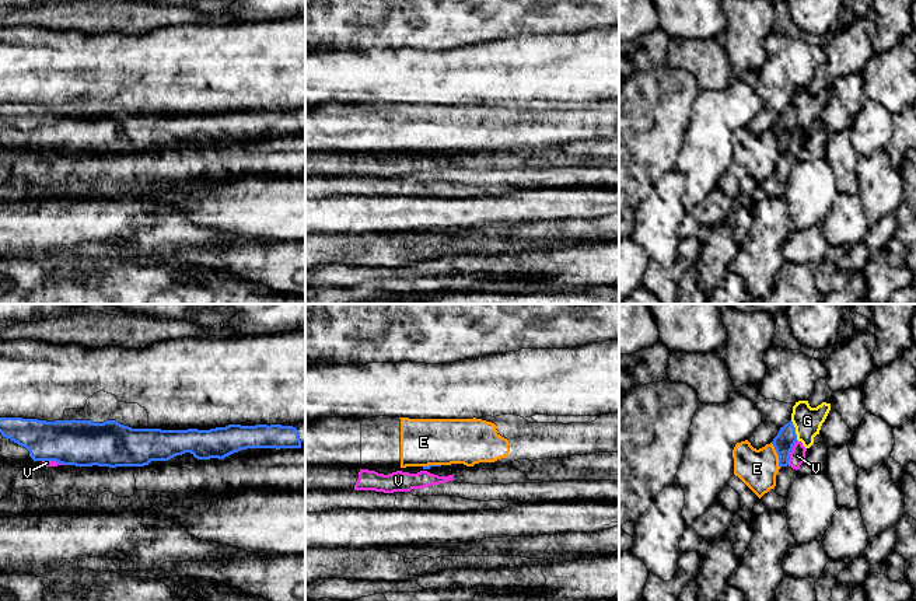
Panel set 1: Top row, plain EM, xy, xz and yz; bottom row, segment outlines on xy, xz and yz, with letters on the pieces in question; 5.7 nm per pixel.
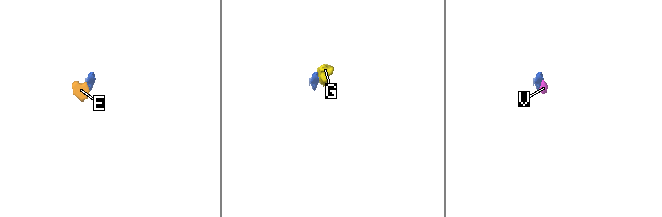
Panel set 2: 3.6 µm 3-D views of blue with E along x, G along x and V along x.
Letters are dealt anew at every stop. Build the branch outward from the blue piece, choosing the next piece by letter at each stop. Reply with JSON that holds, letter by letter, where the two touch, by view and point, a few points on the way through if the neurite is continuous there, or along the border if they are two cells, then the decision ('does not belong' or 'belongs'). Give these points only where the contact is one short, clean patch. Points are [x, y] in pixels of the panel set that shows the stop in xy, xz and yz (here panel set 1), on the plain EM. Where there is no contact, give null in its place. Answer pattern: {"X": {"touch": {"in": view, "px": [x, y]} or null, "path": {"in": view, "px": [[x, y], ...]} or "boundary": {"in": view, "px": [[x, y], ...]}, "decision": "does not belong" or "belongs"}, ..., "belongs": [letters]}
{"E": {"touch": {"in": "yz", "px": [778, 140]}, "decision": "does not belong"}, "G": {"touch": {"in": "yz", "px": [794, 116]}, "decision": "does not belong"}, "V": {"touch": {"in": "yz", "px": [790, 137]}, "decision": "does not belong"}, "belongs": []}

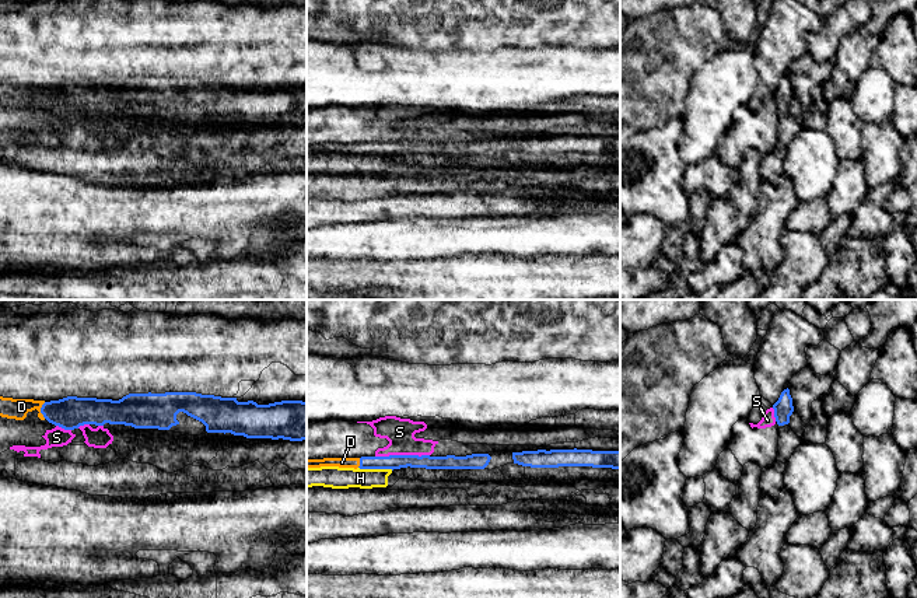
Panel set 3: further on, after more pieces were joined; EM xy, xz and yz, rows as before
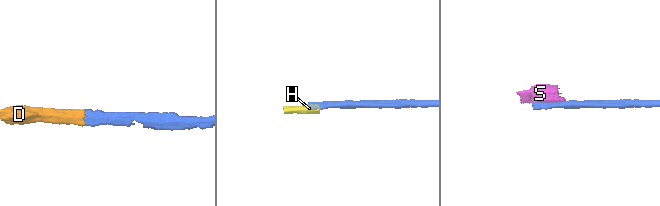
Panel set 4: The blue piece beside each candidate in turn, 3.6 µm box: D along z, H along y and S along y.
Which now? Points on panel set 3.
{"D": {"touch": {"in": "xy", "px": [41, 97]}, "path": {"in": "xy", "px": [[72, 98], [41, 97], [10, 94]]}, "decision": "belongs"}, "H": {"touch": {"in": "xz", "px": [375, 154]}, "boundary": {"in": "xz", "px": [[359, 153], [392, 156]]}, "decision": "does not belong"}, "S": {"touch": {"in": "xz", "px": [402, 142]}, "boundary": {"in": "xz", "px": [[429, 140], [375, 143]]}, "decision": "does not belong"}, "belongs": ["D"]}

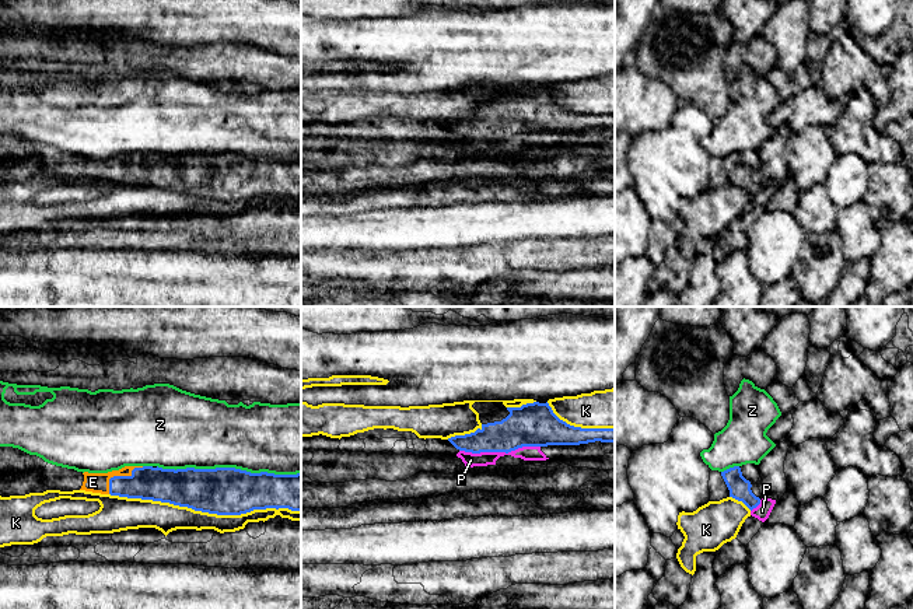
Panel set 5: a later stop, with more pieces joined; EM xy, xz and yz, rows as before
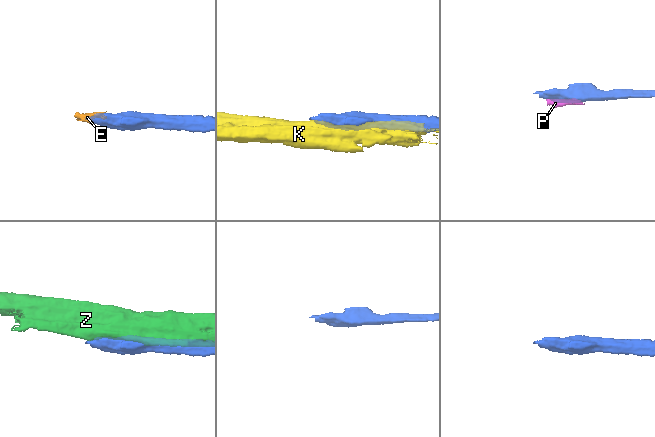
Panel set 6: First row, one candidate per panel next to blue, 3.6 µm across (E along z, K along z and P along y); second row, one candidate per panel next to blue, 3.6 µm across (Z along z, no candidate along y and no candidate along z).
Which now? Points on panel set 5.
{"E": {"touch": {"in": "xy", "px": [119, 163]}, "decision": "belongs"}, "K": {"touch": {"in": "xy", "px": [205, 198]}, "decision": "does not belong"}, "P": {"touch": {"in": "xz", "px": [499, 137]}, "boundary": {"in": "xz", "px": [[539, 132], [523, 132], [507, 139], [460, 137]]}, "decision": "does not belong"}, "Z": {"touch": {"in": "xy", "px": [228, 154]}, "decision": "does not belong"}, "belongs": ["E"]}

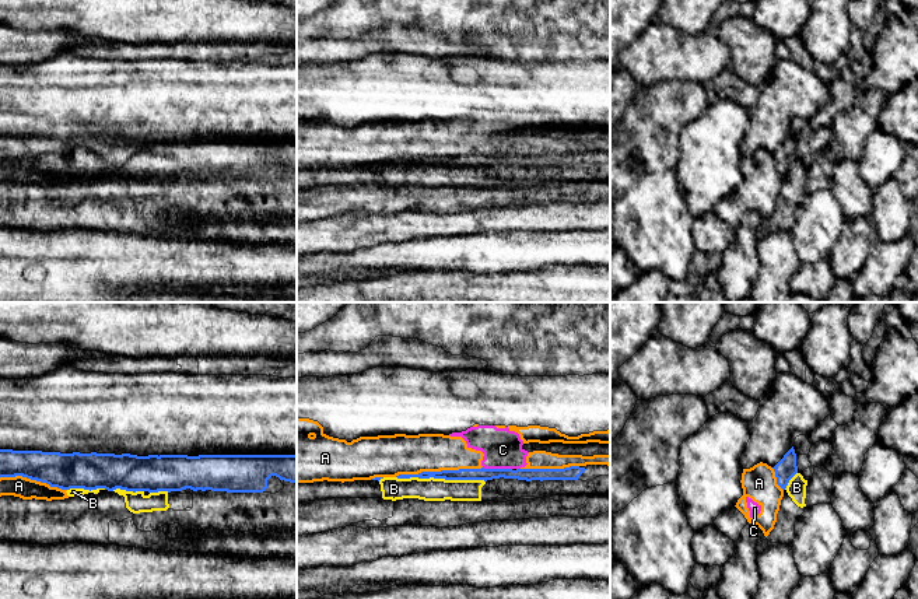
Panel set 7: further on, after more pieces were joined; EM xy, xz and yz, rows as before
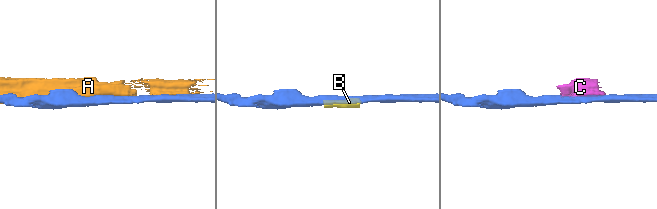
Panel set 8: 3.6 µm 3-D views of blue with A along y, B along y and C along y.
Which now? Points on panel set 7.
{"A": {"touch": {"in": "xz", "px": [438, 158]}, "decision": "does not belong"}, "B": {"touch": {"in": "xz", "px": [441, 164]}, "boundary": {"in": "xz", "px": [[396, 163], [482, 165], [484, 168]]}, "decision": "does not belong"}, "C": {"touch": {"in": "xz", "px": [497, 156]}, "boundary": {"in": "xz", "px": [[483, 153], [511, 156]]}, "decision": "does not belong"}, "belongs": []}

